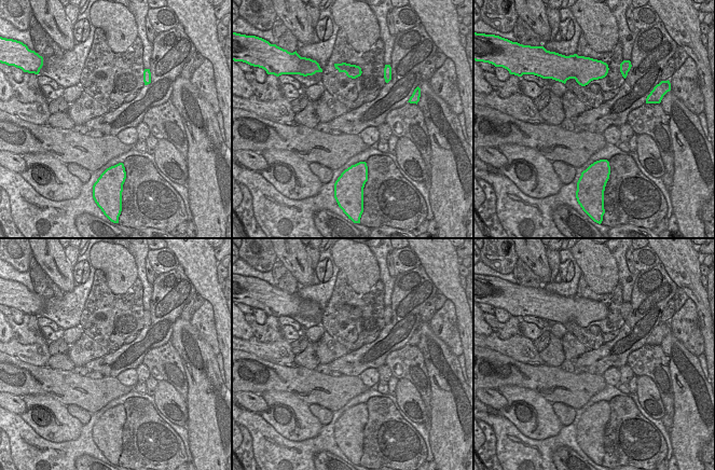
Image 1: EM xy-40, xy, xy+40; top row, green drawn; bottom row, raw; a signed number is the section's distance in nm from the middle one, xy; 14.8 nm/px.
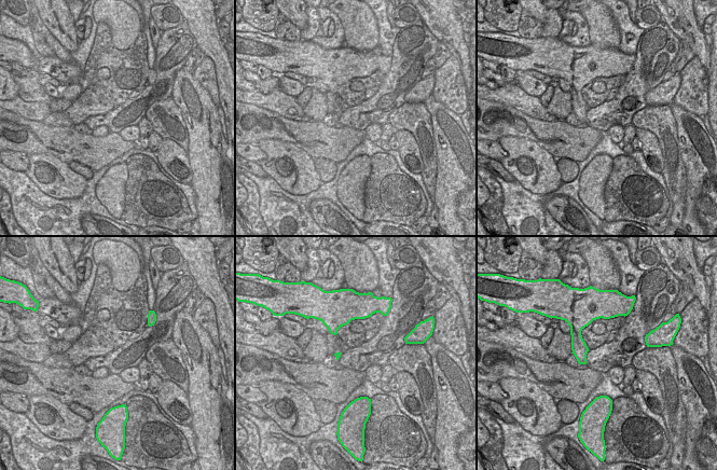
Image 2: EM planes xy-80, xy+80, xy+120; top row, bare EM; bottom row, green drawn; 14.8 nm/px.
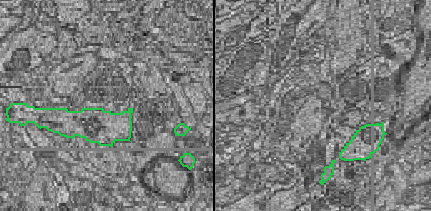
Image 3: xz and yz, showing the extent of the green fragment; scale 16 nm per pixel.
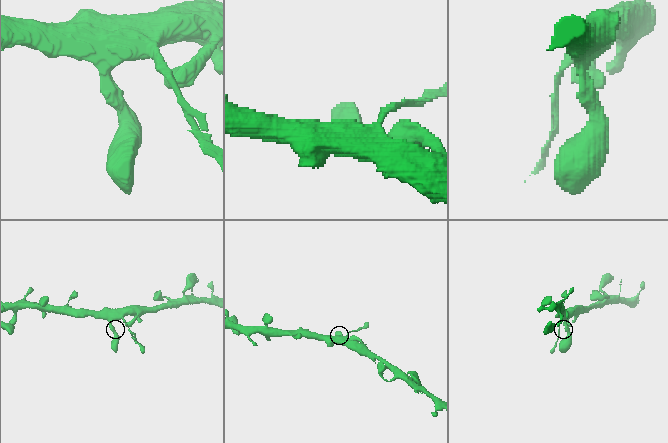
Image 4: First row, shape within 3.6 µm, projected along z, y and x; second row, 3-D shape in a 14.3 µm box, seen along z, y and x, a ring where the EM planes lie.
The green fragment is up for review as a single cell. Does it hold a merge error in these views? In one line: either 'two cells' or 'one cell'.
two cells

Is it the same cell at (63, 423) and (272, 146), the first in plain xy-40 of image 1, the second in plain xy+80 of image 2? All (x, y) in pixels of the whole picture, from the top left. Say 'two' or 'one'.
one

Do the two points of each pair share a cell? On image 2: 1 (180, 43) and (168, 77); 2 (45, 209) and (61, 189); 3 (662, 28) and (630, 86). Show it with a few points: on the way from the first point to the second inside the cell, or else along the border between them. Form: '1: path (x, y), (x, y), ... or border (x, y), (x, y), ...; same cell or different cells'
1: path (173, 52), (173, 66), (170, 68); same cell
2: border (33, 183), (53, 197), (79, 197); different cells
3: path (659, 42), (657, 50), (643, 64), (640, 72); same cell

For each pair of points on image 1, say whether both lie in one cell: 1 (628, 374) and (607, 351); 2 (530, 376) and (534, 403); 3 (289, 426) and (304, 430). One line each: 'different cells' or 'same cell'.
1: different cells
2: different cells
3: same cell

